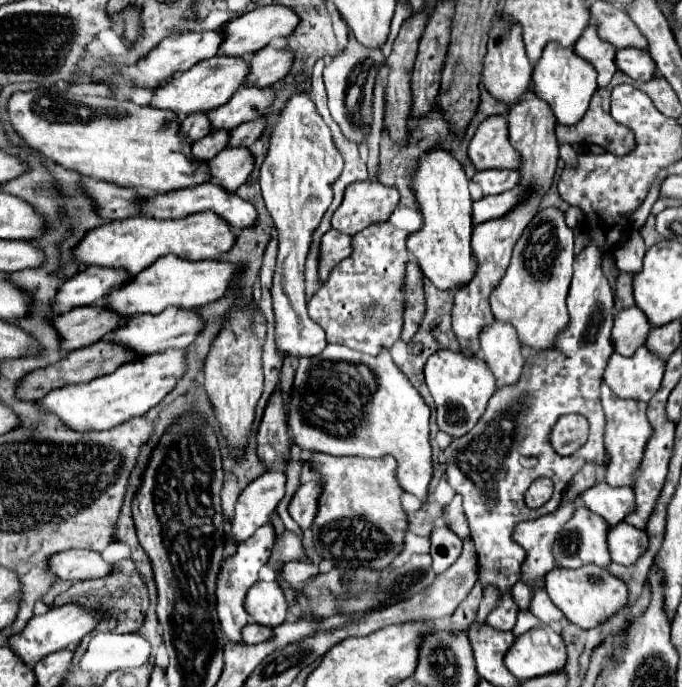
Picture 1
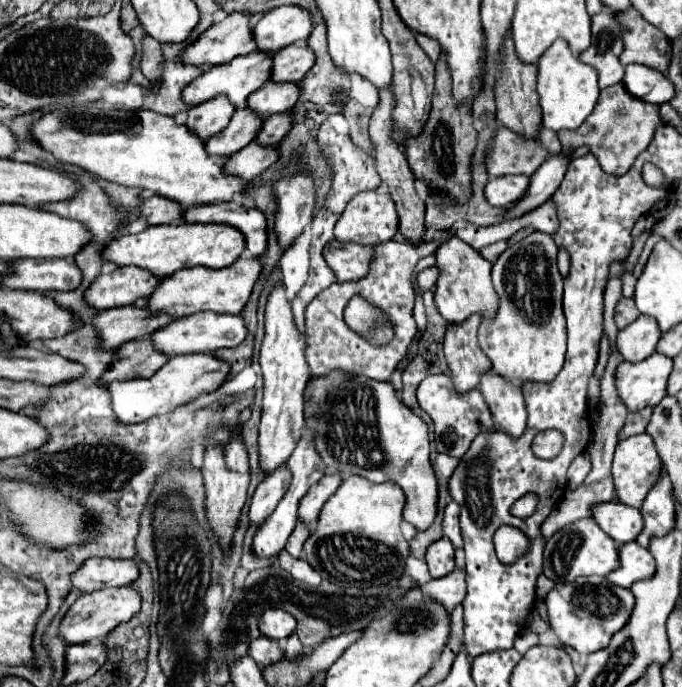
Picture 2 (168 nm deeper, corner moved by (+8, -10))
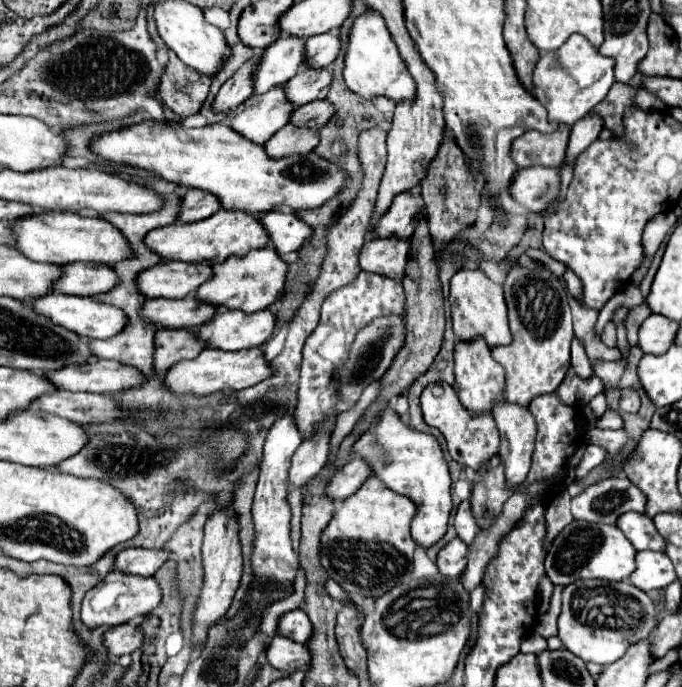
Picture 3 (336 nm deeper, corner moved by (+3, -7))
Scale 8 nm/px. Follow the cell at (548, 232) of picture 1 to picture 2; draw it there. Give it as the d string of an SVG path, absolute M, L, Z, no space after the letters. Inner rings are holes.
M531 233L523 241L513 243L493 263L491 281L499 295L499 309L495 319L483 319L479 327L479 347L493 363L493 371L515 385L523 383L549 383L557 377L565 361L567 329L563 317L563 277L557 269L557 245L547 233Z

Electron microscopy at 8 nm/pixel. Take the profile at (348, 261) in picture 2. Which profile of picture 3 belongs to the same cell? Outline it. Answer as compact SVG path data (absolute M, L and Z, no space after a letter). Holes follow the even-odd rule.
M372 238L364 242L358 252L358 264L364 272L382 276L402 276L406 270L406 256L410 254L408 240L402 238Z

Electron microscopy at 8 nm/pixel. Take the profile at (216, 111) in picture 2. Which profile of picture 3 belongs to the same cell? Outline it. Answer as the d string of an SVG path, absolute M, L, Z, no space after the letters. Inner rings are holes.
M254 52L254 56L230 80L222 84L212 104L214 112L228 112L232 108L238 108L252 94L250 72L254 72L254 64L258 64L258 52Z

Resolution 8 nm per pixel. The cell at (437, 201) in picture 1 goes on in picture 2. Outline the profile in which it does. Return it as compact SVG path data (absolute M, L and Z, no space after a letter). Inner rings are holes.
M457 237L447 239L437 249L435 255L437 255L437 267L441 269L441 275L437 279L435 303L441 311L441 315L445 317L445 321L449 321L451 325L459 325L473 313L493 319L499 299L491 285L491 263L487 259L483 259L479 255L479 251L475 251L471 245L467 245L465 241L461 241Z

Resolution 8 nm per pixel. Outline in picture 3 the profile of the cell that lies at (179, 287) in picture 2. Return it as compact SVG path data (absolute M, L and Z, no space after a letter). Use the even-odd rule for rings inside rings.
M270 246L248 252L242 258L230 256L224 262L212 266L212 278L206 280L202 288L198 286L196 298L206 304L214 304L218 308L238 308L242 312L264 310L282 294L286 272L288 264Z

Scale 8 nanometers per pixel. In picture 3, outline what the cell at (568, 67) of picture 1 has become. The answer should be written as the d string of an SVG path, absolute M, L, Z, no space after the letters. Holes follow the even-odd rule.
M572 34L556 52L542 54L534 70L534 96L548 110L548 120L574 126L592 108L602 102L614 84L614 60L598 54L598 50L582 36Z

